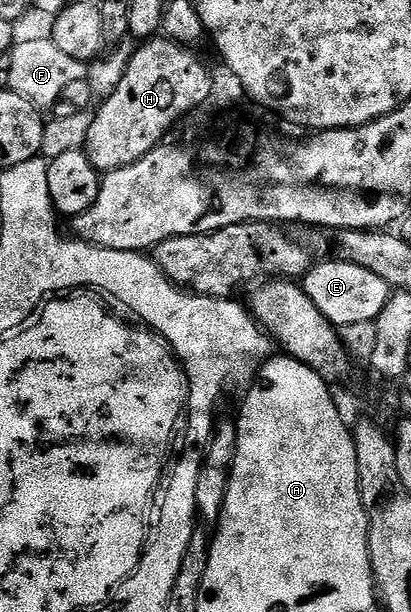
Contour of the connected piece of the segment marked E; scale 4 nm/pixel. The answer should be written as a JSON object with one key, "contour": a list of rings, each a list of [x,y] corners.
{"contour":[[[334,257],[328,263],[316,262],[306,275],[302,276],[303,292],[321,309],[321,313],[337,329],[357,325],[358,323],[374,323],[375,318],[385,309],[390,301],[393,289],[377,273],[369,273],[369,269],[361,269],[361,265],[349,265]]]}

